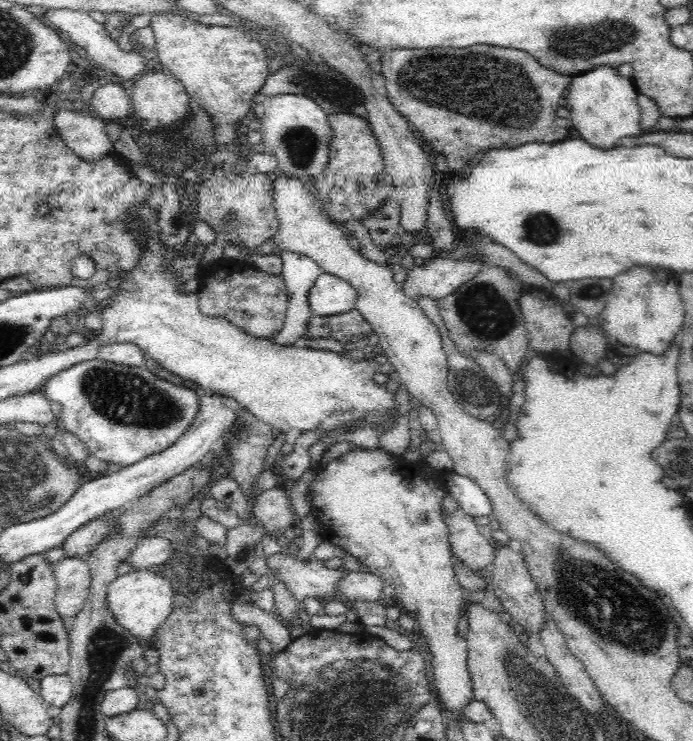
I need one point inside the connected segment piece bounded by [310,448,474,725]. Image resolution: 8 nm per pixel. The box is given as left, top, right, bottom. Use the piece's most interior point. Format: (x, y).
(378, 507)

